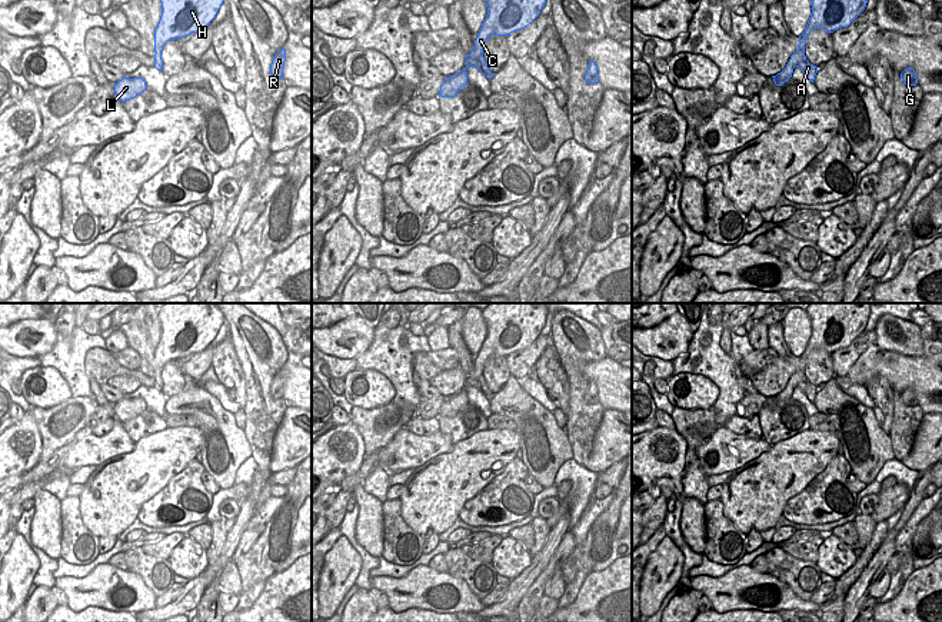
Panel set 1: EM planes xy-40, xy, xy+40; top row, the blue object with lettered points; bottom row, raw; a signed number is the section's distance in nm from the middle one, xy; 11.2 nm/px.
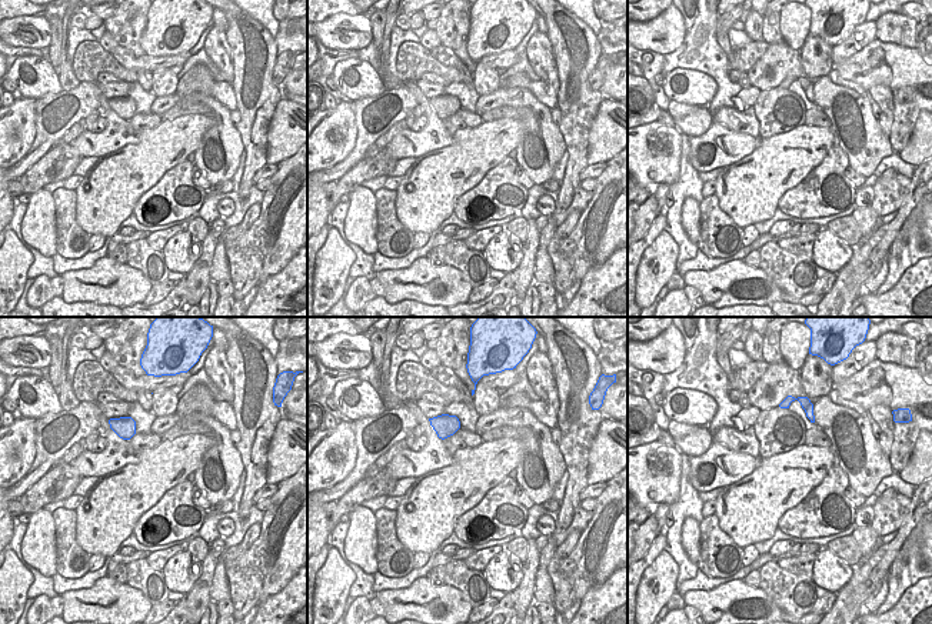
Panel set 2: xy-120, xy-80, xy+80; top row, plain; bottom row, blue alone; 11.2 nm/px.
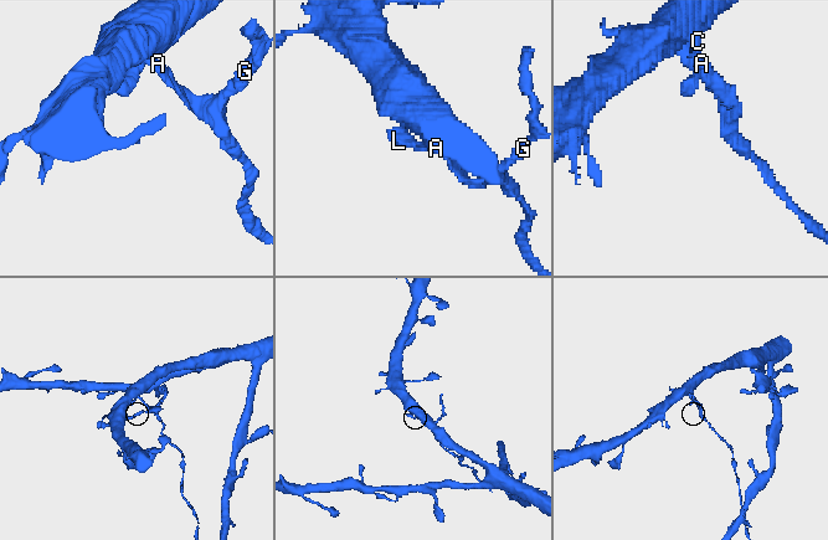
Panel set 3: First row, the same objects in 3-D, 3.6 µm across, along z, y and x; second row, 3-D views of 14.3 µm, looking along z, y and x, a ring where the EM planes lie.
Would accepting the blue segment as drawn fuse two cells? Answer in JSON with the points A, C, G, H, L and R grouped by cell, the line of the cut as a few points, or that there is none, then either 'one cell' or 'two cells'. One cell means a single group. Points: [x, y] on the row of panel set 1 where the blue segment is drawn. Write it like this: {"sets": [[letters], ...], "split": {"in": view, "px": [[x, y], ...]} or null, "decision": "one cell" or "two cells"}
{"sets": [["A", "G", "L", "R"], ["C", "H"]], "split": {"in": "xy", "px": [[473, 47], [475, 66]]}, "decision": "two cells"}

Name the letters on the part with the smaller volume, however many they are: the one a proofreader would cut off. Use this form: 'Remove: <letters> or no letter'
Remove: A, G, L, R

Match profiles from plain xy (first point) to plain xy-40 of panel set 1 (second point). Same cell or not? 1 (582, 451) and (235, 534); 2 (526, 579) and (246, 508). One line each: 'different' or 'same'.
1: same
2: same

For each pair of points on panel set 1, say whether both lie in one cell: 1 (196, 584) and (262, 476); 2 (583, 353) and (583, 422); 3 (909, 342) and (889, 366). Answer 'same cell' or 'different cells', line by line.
1: same cell
2: same cell
3: different cells

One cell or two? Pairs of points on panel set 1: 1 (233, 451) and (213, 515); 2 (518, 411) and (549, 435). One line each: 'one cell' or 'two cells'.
1: two cells
2: one cell

